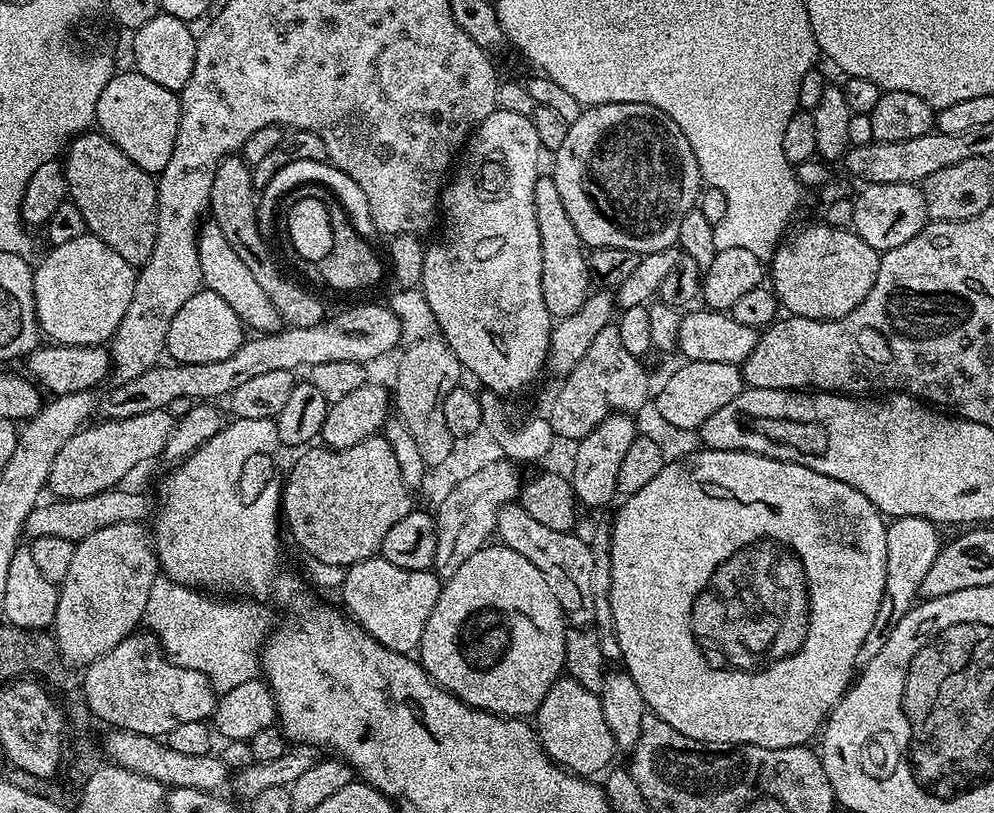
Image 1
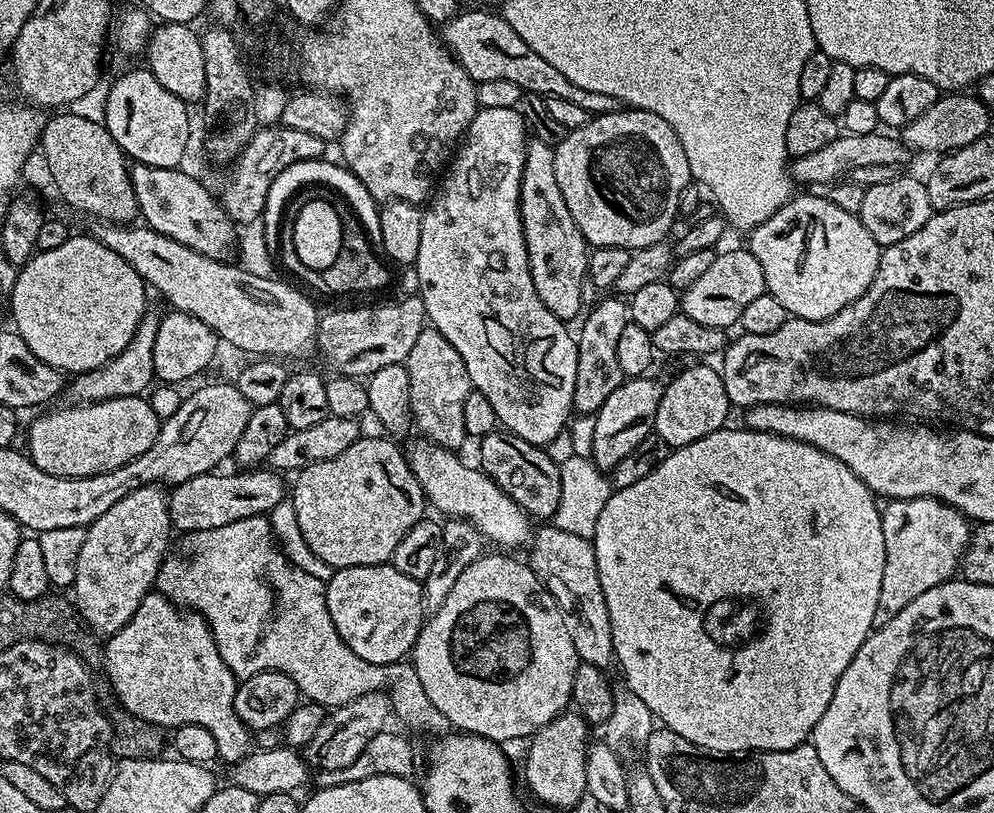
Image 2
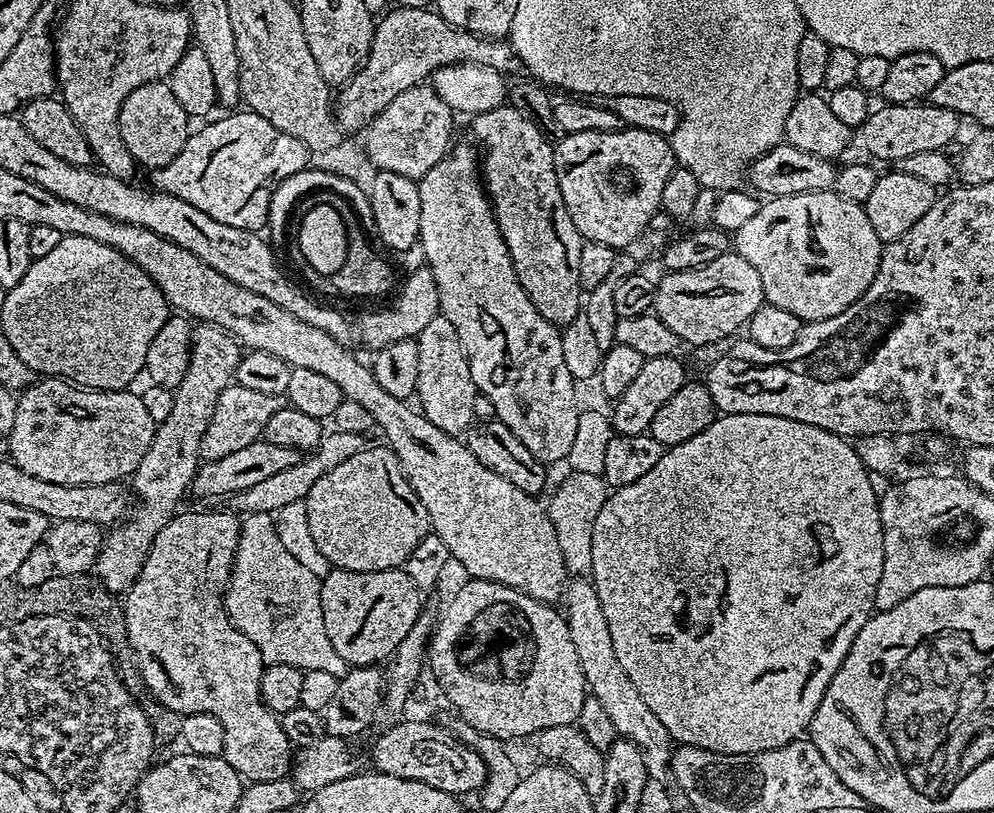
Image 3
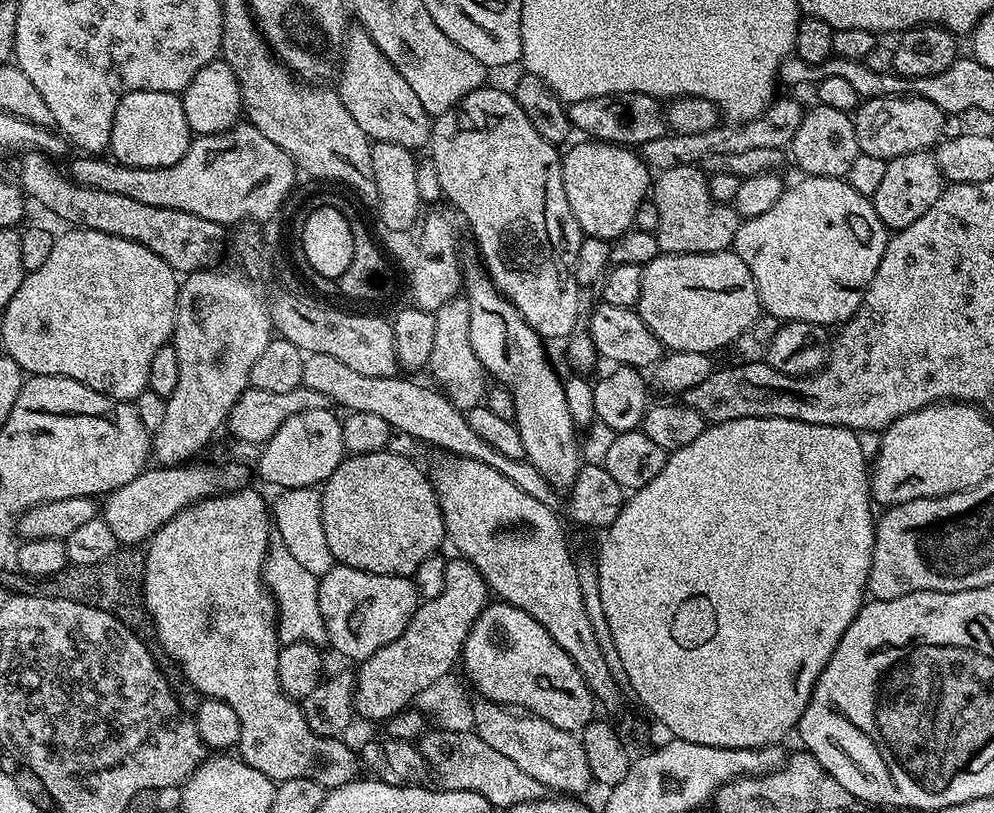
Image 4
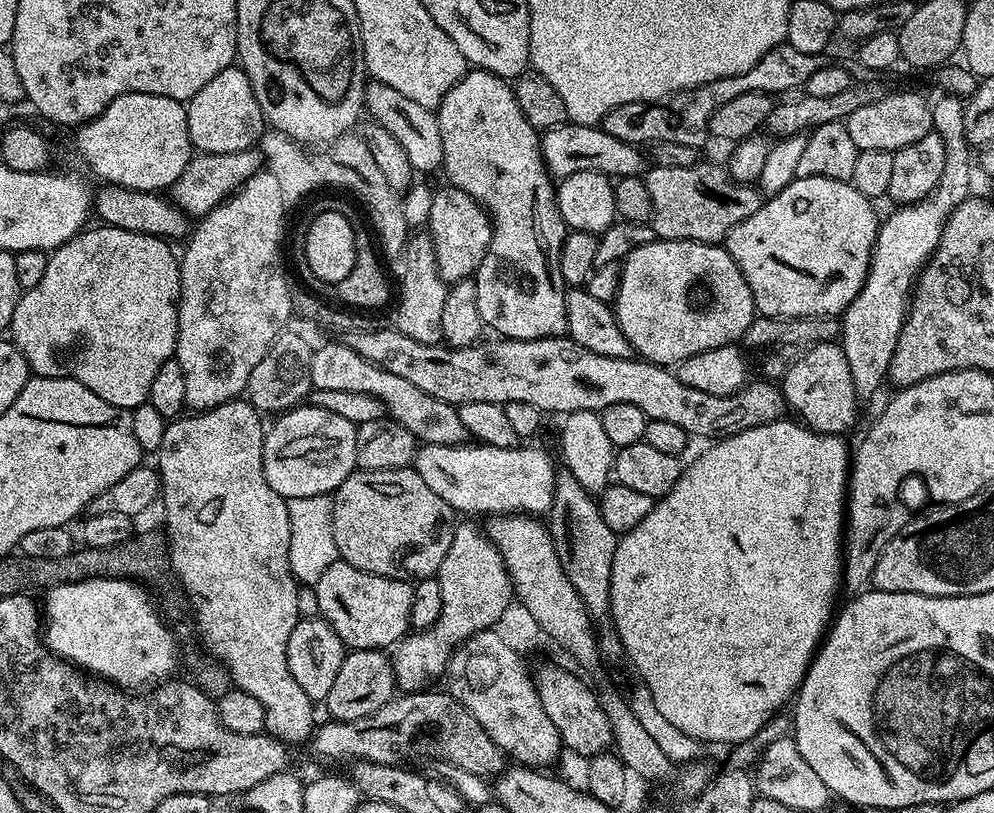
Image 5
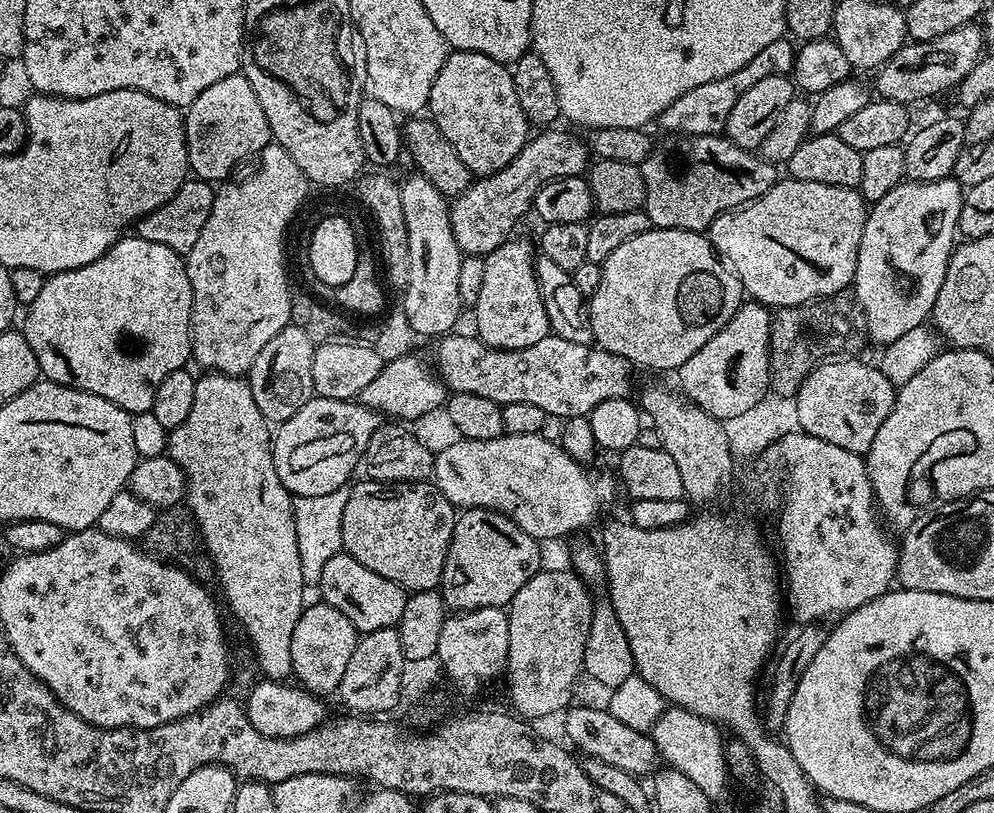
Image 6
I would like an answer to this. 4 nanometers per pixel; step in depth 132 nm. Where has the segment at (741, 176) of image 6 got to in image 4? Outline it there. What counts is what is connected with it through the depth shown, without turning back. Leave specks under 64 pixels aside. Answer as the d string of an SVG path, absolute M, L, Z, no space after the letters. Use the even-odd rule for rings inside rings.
M674 166L674 170L660 172L657 177L650 184L650 199L658 206L656 241L661 253L710 254L729 251L735 245L742 217L732 204L723 204L712 197L708 176L699 167ZM714 210L720 212L716 216L716 232L697 232L697 224L710 221Z

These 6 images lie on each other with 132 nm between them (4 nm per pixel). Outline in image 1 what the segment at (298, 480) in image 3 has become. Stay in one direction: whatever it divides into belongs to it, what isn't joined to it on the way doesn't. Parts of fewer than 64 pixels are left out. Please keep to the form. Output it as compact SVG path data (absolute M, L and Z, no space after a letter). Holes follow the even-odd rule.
M123 488L108 489L98 494L87 496L82 499L72 500L49 500L36 506L25 520L25 535L29 539L38 537L60 537L66 538L72 543L80 543L97 533L106 526L118 525L120 523L141 523L151 519L158 504L157 501L142 493L122 490Z

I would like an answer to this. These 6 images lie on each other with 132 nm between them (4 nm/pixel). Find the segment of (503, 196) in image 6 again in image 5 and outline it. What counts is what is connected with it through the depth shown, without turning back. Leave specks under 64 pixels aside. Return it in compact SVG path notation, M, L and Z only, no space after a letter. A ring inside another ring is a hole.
M565 122L556 128L547 129L541 135L540 152L544 157L544 165L548 168L548 175L553 178L563 178L579 172L601 172L609 178L621 176L640 176L646 168L646 156L635 144L627 144L610 134L606 134L603 127L591 124L574 124ZM446 184L435 192L428 206L426 230L434 246L434 258L440 277L446 282L455 282L475 277L478 266L490 246L492 221L487 212L465 191Z

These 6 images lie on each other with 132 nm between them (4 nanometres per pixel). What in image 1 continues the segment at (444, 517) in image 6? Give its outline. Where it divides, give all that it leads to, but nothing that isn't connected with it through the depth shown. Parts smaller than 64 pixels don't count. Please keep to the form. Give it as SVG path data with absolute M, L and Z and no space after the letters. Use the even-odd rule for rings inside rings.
M377 434L366 438L362 442L358 442L358 446L350 446L346 450L336 450L327 446L312 446L297 458L294 468L286 474L286 479L282 484L282 520L292 531L292 536L296 539L296 544L302 551L306 552L309 557L316 559L318 562L328 563L330 566L348 568L353 564L362 562L363 560L373 559L379 553L382 546L382 538L386 538L386 533L397 524L401 518L406 518L406 514L413 511L414 504L410 497L410 490L406 486L406 482L402 482L402 473L398 470L398 461L394 458L394 450L390 446L390 442L386 442L383 434Z

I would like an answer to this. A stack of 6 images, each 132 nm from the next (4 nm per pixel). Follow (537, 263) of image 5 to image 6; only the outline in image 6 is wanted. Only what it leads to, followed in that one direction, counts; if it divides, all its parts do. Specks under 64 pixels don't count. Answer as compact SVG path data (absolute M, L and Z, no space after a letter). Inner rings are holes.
M449 51L434 86L430 86L427 111L476 178L502 170L530 139L530 125L518 106L509 65L494 62L486 54ZM511 238L498 250L484 257L486 271L482 273L482 291L478 293L475 335L486 346L502 350L522 350L542 342L550 335L542 294L538 290L534 248L524 240Z

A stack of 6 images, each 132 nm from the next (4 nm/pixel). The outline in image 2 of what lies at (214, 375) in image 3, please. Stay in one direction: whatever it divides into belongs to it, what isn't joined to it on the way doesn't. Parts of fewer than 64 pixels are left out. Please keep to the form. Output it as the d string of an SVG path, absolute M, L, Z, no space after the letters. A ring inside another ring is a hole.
M147 484L126 494L126 498L114 502L114 506L110 506L102 518L88 525L82 542L82 554L78 554L78 574L70 592L81 621L93 633L104 638L110 637L122 630L130 618L134 618L134 610L142 606L142 598L153 591L158 570L170 552L168 539L171 536L174 536L174 529L169 512L169 493L155 484Z

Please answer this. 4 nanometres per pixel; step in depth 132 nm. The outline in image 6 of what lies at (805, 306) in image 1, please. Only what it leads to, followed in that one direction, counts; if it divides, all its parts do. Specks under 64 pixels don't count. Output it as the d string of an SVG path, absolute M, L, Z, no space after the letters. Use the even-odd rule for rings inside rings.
M780 178L774 187L766 190L766 194L757 200L714 218L706 235L716 255L731 268L745 293L755 303L769 310L798 307L821 297L843 293L853 283L859 243L868 211L864 197L855 188Z

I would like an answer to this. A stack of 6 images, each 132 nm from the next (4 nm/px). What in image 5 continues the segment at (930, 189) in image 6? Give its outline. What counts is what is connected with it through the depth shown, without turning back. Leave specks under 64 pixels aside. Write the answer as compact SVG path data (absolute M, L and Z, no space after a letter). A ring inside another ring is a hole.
M944 94L941 95L941 97L942 98L938 99L937 101L934 100L931 103L931 120L933 131L936 132L942 138L942 144L946 146L946 163L943 166L942 176L939 178L937 186L929 194L929 196L927 196L924 199L920 199L918 202L914 204L901 205L900 207L893 209L892 211L894 212L885 221L884 219L881 221L881 224L877 227L876 241L872 248L871 254L871 264L869 264L868 266L868 274L867 278L864 280L863 288L855 296L854 302L852 302L848 308L844 309L840 320L840 336L842 332L842 338L840 338L840 345L843 350L843 353L846 354L847 365L850 366L850 376L854 381L854 388L857 399L862 402L872 397L877 392L878 388L881 386L883 380L887 379L887 370L889 362L892 361L893 352L896 349L897 340L900 337L901 328L904 325L904 320L907 316L908 305L911 301L911 293L913 291L913 288L915 287L915 281L917 277L920 275L921 269L923 269L925 264L928 263L929 258L932 256L933 250L937 248L937 244L941 238L942 230L944 229L945 223L948 221L950 214L953 212L954 209L956 209L961 204L962 201L968 199L972 192L972 189L970 188L972 186L972 164L974 168L974 162L973 159L972 162L970 160L969 151L971 151L971 149L969 142L965 137L965 116L963 110L963 103L959 100L959 97L957 95Z

